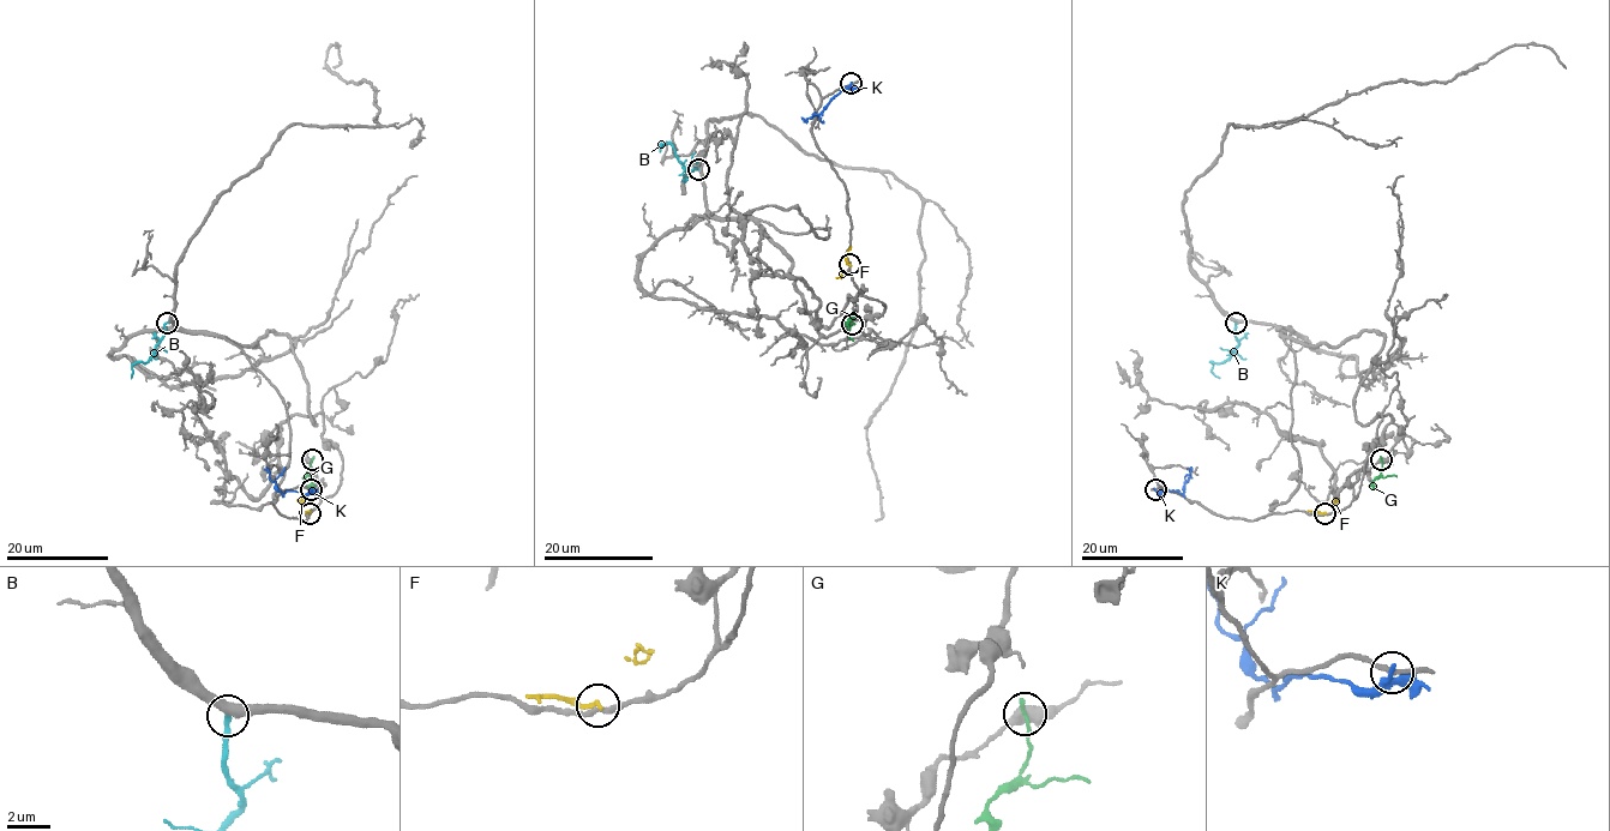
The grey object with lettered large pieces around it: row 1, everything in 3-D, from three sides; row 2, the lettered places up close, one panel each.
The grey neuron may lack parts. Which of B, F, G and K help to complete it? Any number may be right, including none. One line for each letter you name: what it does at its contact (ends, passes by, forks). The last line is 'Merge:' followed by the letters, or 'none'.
B: it ends
Merge: B

